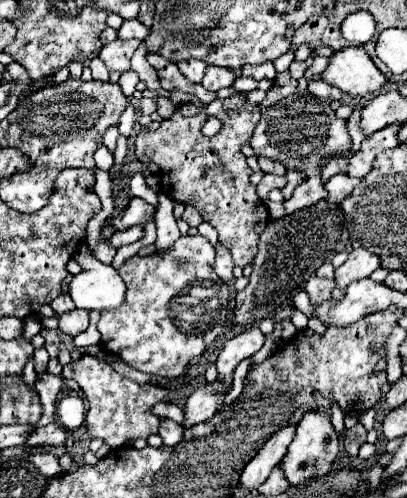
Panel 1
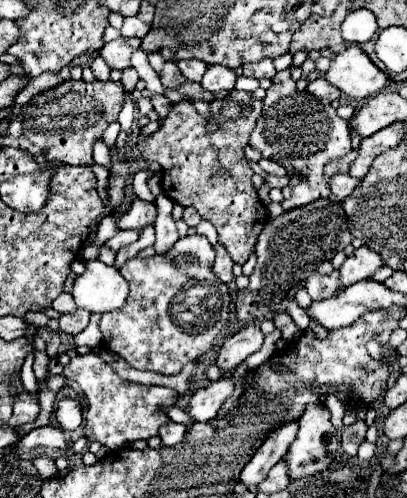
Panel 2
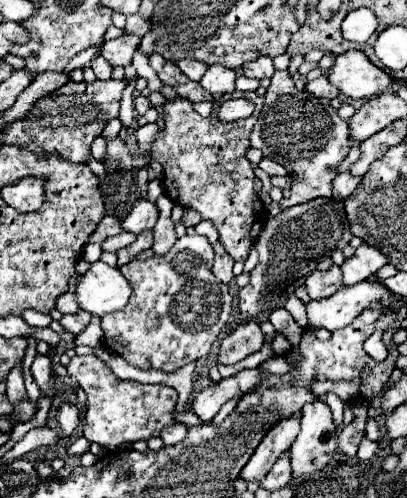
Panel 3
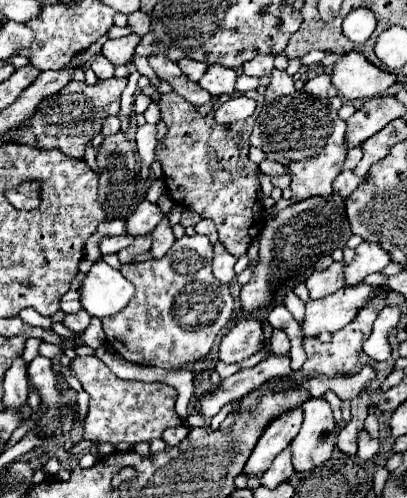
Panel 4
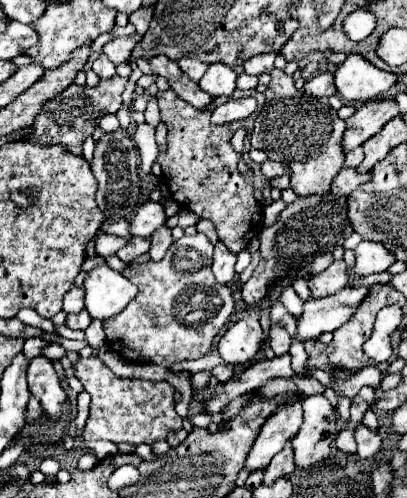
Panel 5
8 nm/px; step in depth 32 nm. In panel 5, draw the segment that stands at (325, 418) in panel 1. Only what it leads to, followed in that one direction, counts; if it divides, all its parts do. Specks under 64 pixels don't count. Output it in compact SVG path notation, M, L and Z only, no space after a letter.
M324 394L304 396L304 424L292 438L296 468L310 468L330 454L336 432L336 414Z

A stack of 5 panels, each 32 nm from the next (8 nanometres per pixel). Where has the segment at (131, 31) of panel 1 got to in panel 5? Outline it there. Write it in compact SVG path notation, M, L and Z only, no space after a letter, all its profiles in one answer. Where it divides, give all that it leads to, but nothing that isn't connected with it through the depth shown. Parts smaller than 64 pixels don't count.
M144 6L144 8L140 8L138 12L134 12L134 14L130 16L130 22L136 26L136 32L138 32L138 34L146 34L146 30L148 30L148 26L150 26L152 12L154 12L154 6Z

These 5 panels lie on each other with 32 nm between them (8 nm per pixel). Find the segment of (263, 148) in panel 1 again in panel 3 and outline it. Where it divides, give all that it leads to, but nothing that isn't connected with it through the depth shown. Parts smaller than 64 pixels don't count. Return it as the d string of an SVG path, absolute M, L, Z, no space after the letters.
M276 70L272 84L264 94L264 108L250 134L250 144L270 160L288 168L292 176L292 196L280 202L282 210L302 204L318 196L332 196L332 180L338 174L338 164L350 150L348 124L340 120L330 100L298 92L288 70Z

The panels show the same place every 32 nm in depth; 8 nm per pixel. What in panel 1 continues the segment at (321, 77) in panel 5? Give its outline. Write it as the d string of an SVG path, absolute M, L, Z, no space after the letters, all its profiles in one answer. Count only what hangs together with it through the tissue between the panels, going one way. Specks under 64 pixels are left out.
M318 78L318 80L312 80L310 84L308 84L308 90L314 94L314 96L318 96L318 98L324 98L324 100L340 100L342 98L342 92L336 88L336 86L330 86L330 84L326 84L322 78Z

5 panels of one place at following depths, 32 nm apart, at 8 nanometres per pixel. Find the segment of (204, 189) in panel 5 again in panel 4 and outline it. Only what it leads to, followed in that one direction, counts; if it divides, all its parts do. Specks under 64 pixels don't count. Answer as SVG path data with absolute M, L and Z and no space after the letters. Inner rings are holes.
M255 90L241 93L235 91L233 97L246 96L256 100L256 110L248 120L240 120L234 124L216 124L213 113L223 100L231 96L220 96L210 114L200 116L200 112L180 98L176 92L160 96L160 114L164 124L168 126L168 136L156 152L156 160L164 170L164 184L168 188L170 198L182 208L198 212L202 218L210 218L216 224L220 242L234 256L242 256L250 242L260 234L264 226L264 216L258 216L256 190L260 188L260 172L258 164L248 160L248 136L252 134L254 120L264 105L264 96ZM234 134L242 134L242 146L234 146Z

